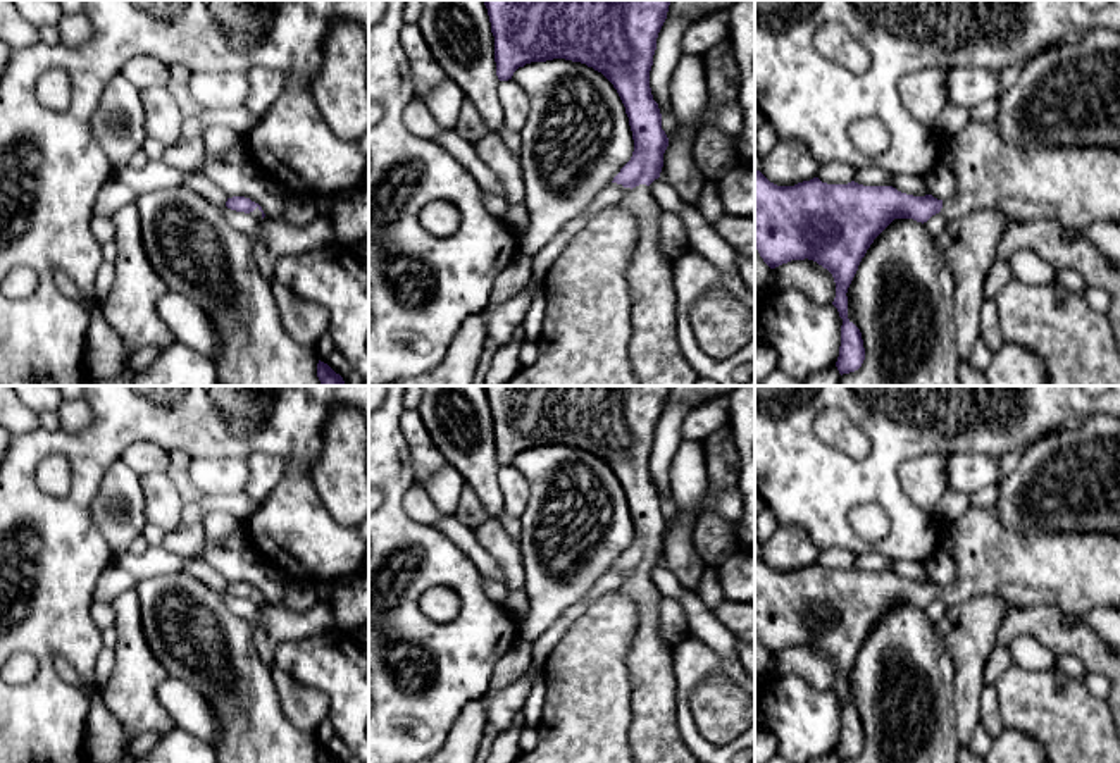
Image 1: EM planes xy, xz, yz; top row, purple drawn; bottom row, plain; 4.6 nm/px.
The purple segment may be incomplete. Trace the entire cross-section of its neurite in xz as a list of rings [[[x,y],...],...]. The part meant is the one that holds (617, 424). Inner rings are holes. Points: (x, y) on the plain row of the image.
[[[484,386],[495,422],[495,448],[500,467],[512,465],[513,458],[526,450],[565,444],[586,450],[601,458],[613,470],[625,493],[634,537],[612,568],[629,575],[619,591],[636,603],[639,610],[638,630],[625,654],[631,682],[629,704],[632,711],[627,739],[636,763],[700,763],[684,744],[677,727],[675,677],[670,654],[674,644],[667,642],[660,634],[660,603],[665,594],[650,577],[650,570],[660,563],[663,539],[669,532],[669,524],[662,515],[662,499],[651,481],[650,456],[656,436],[656,424],[667,405],[670,388],[672,386]]]

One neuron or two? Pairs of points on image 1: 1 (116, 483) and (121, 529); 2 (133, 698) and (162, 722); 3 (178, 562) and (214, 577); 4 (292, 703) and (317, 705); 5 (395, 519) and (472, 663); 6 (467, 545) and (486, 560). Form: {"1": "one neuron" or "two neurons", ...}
{"1": "one neuron", "2": "one neuron", "3": "two neurons", "4": "one neuron", "5": "one neuron", "6": "one neuron"}

